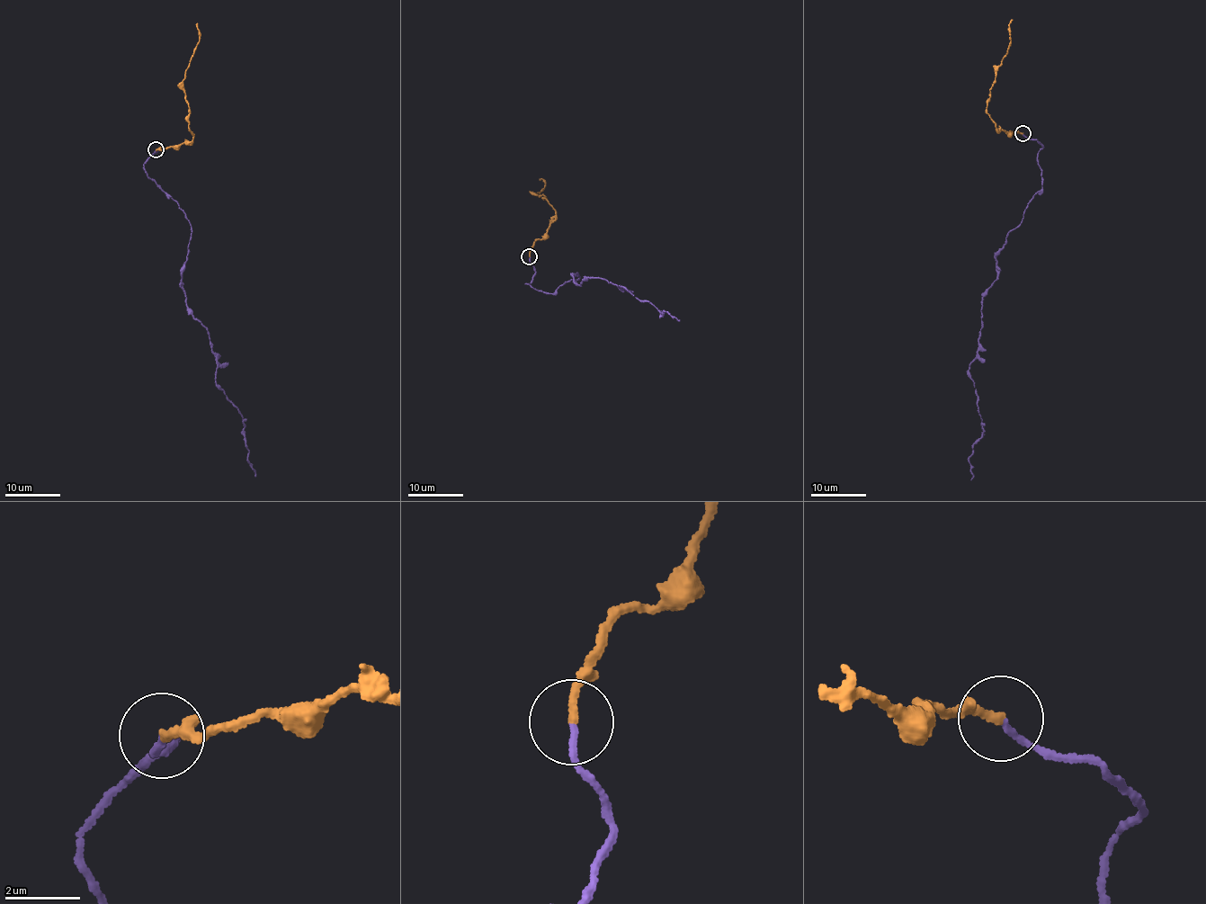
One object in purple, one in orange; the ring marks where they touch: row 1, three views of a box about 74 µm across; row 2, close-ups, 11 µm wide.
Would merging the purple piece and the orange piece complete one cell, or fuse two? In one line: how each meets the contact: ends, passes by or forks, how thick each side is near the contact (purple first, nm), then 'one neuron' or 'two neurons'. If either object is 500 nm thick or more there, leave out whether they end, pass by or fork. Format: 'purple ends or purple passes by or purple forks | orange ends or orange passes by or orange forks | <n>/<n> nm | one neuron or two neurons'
purple ends | orange ends | 160/200 nm | one neuron

